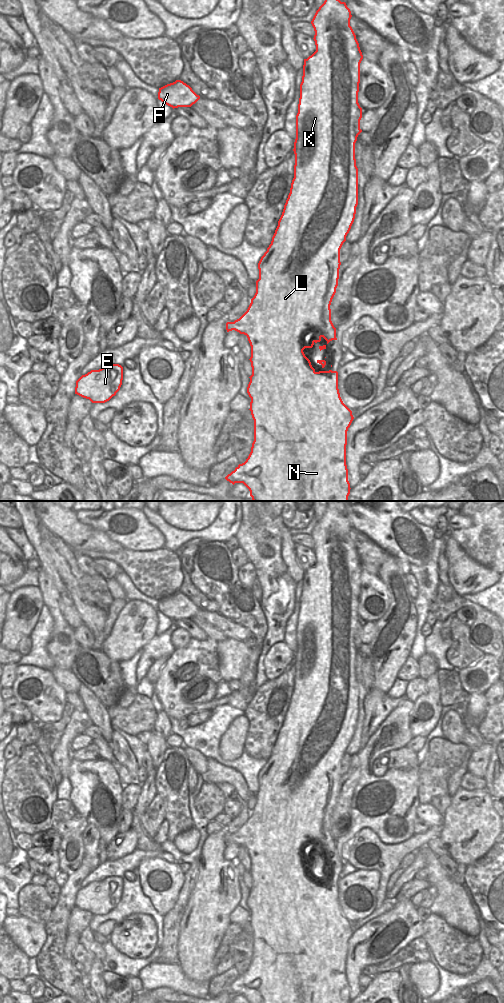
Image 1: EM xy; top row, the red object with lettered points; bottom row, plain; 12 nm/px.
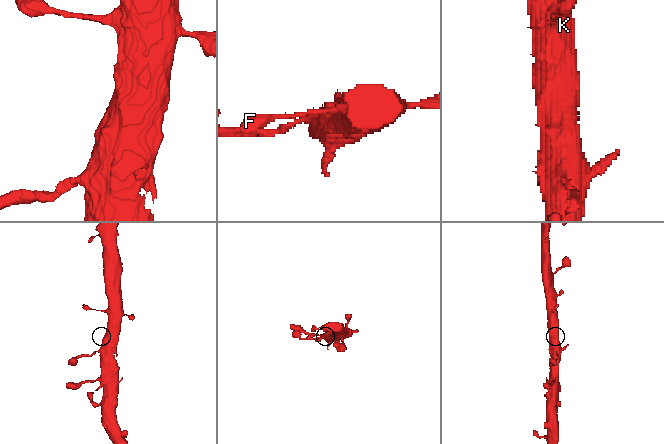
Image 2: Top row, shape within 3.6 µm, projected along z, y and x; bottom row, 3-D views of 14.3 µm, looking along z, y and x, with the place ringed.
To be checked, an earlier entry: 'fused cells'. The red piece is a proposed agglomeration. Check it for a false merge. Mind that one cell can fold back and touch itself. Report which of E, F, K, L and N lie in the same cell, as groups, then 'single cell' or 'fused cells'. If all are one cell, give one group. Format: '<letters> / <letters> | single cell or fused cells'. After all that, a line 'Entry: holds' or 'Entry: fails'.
E F K L N | single cell
Entry: fails

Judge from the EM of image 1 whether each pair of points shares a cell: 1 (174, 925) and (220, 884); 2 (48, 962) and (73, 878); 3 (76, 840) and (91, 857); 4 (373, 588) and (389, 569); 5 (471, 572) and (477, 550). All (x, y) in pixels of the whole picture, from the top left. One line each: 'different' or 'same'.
1: different
2: same
3: different
4: different
5: different

